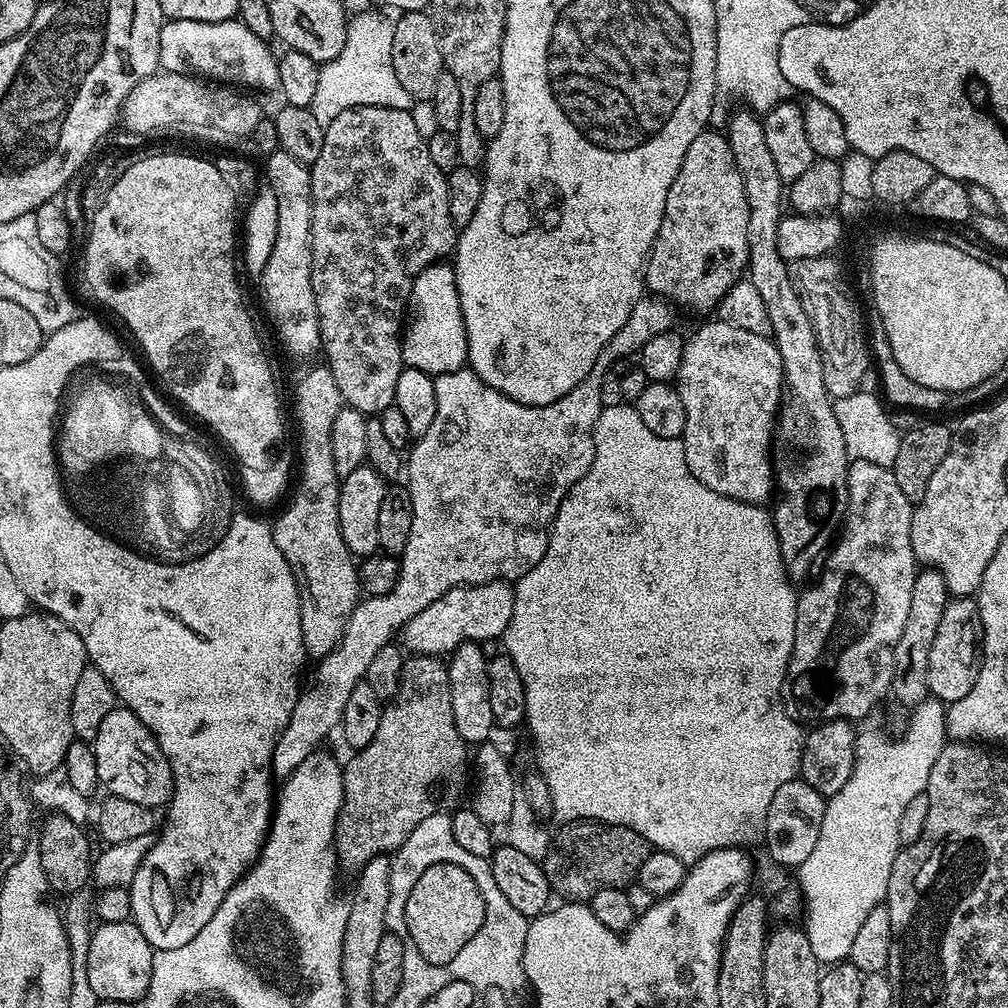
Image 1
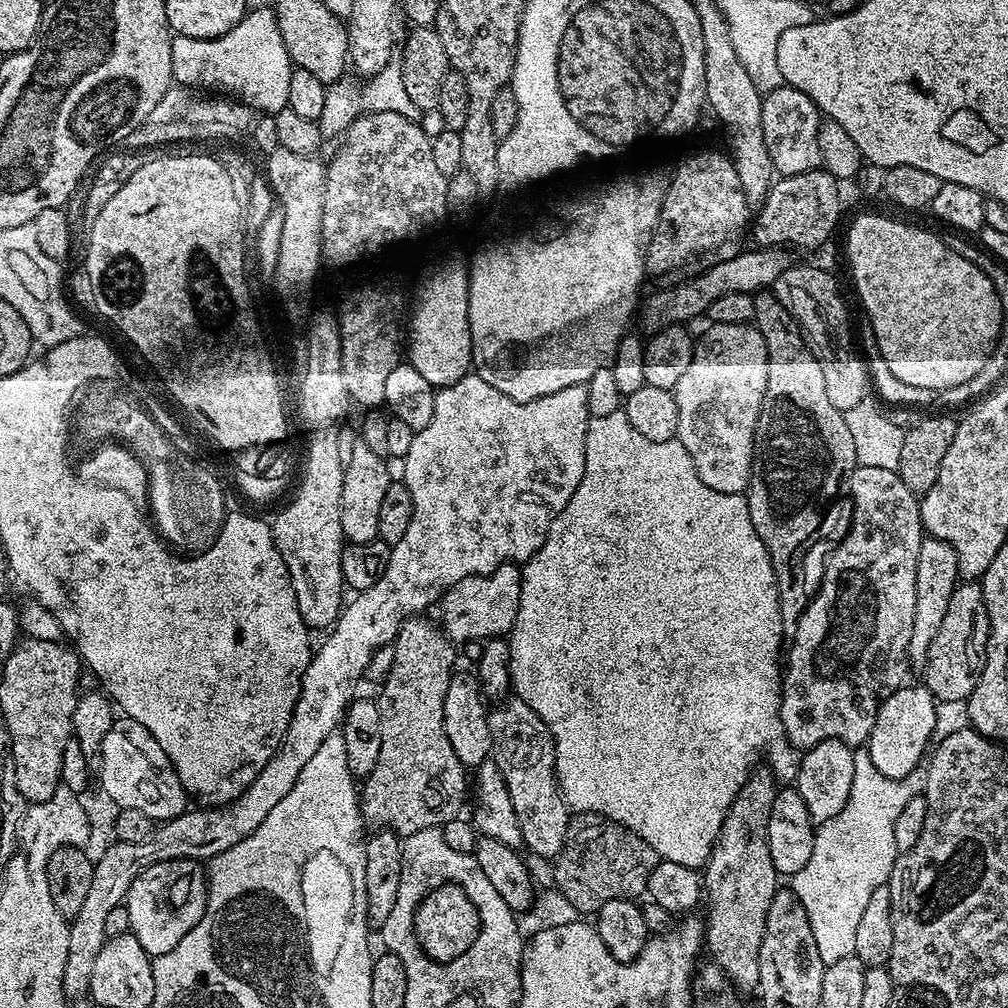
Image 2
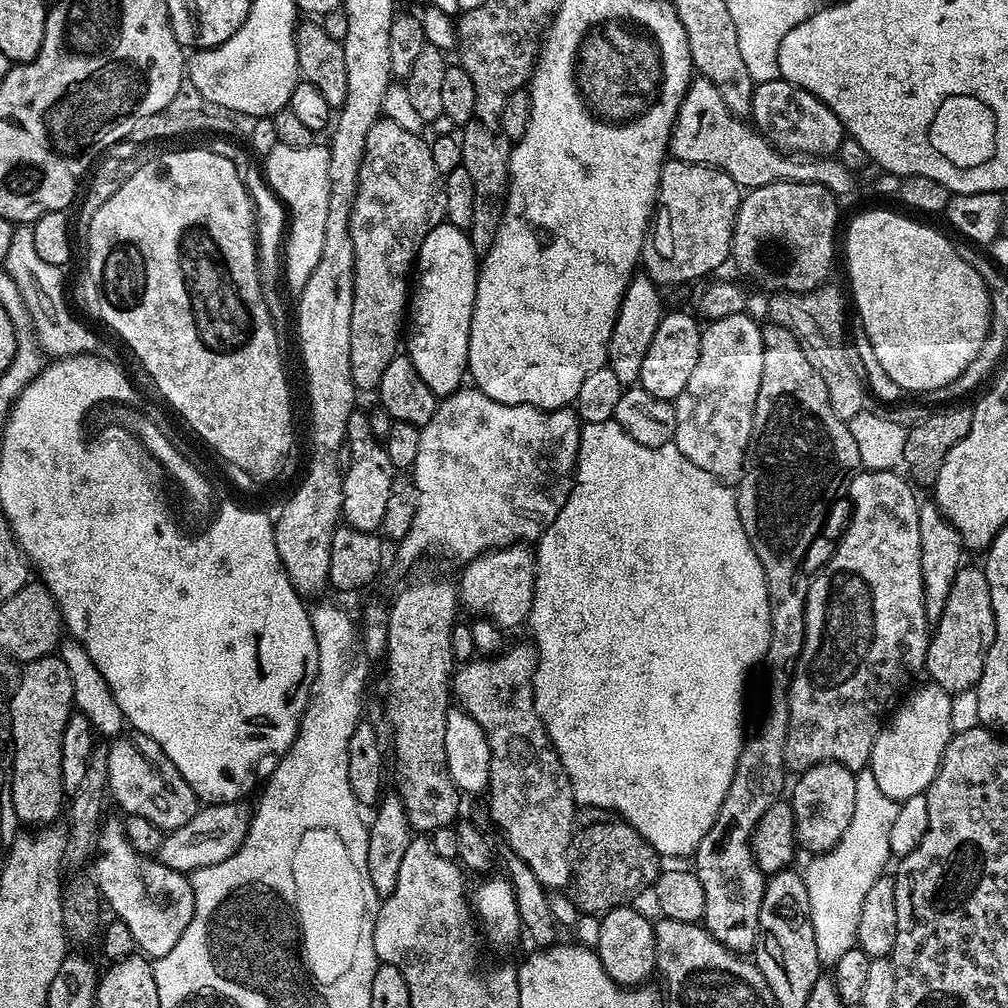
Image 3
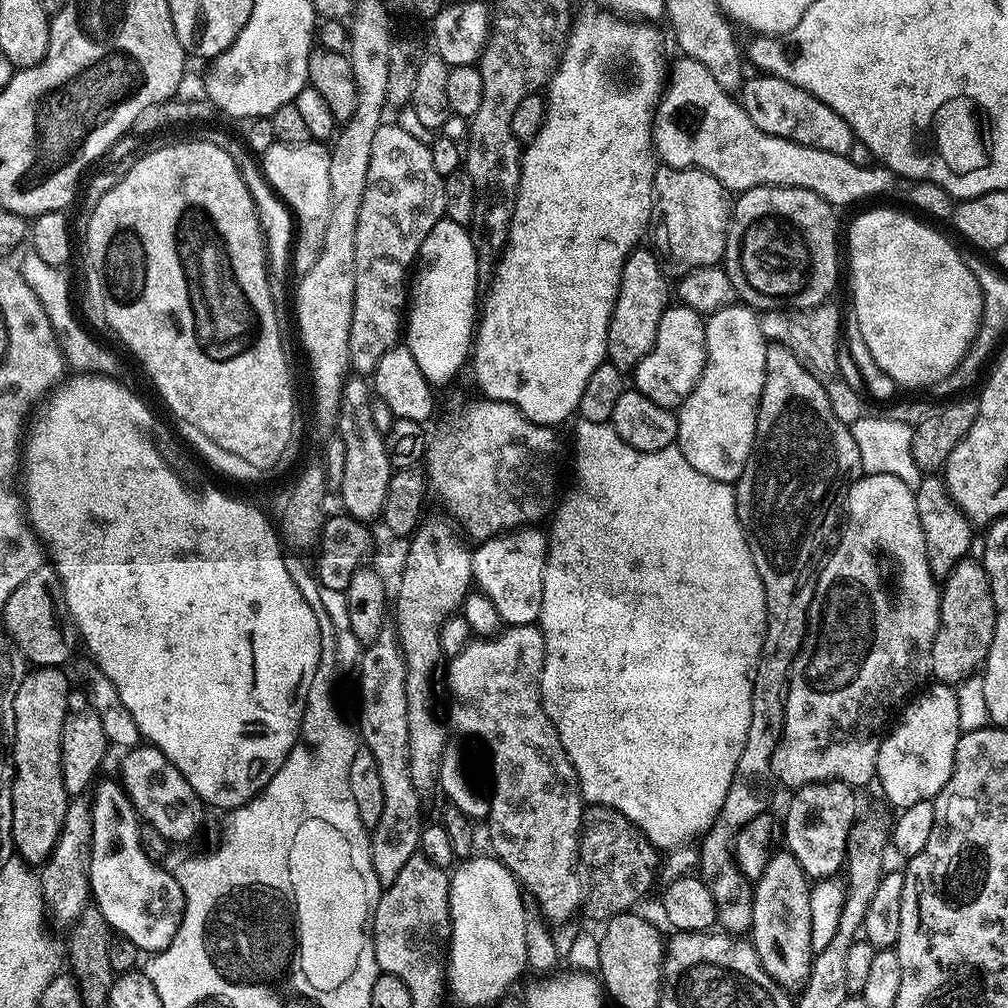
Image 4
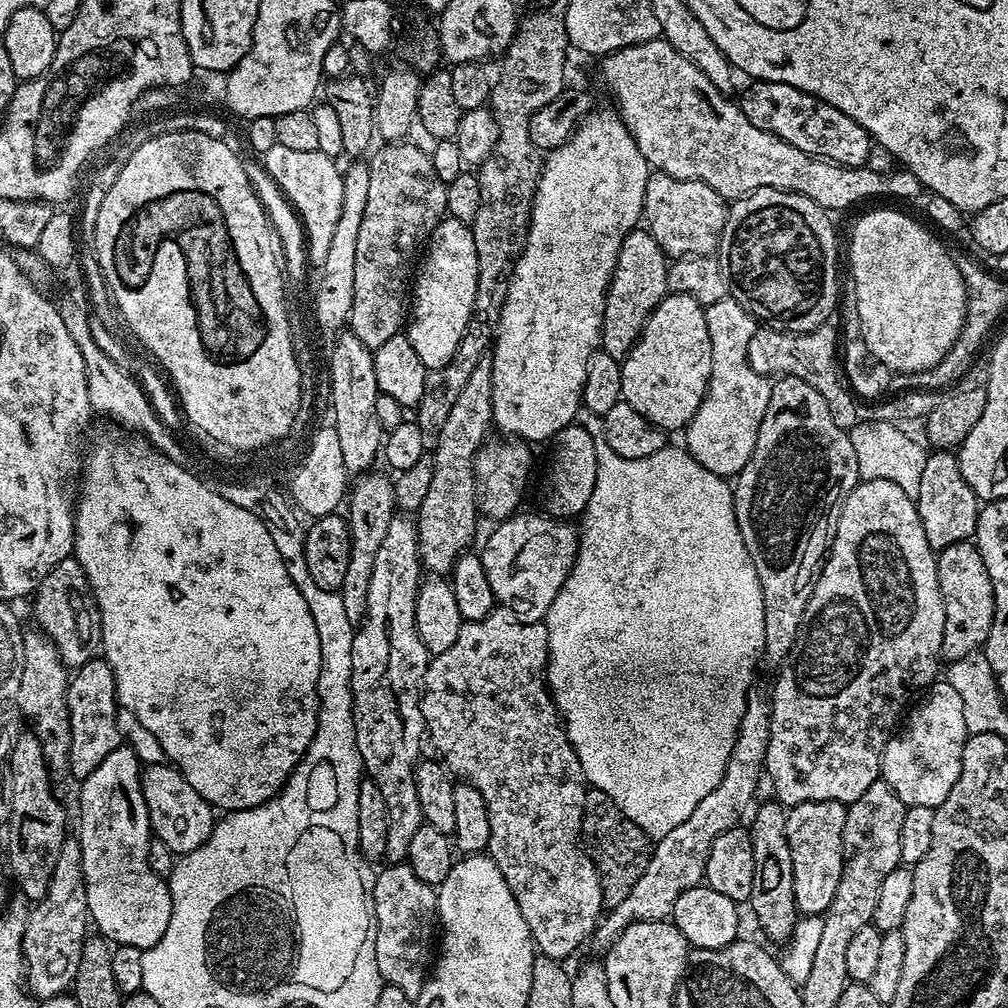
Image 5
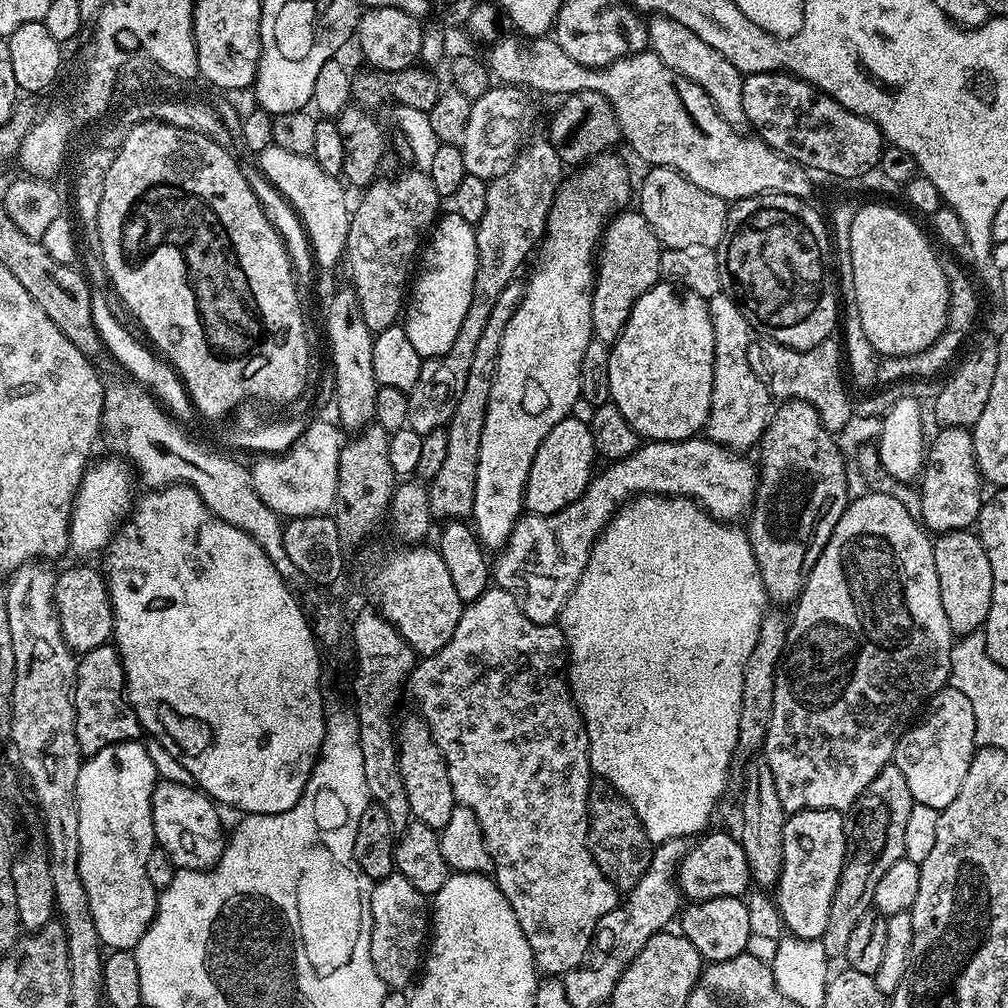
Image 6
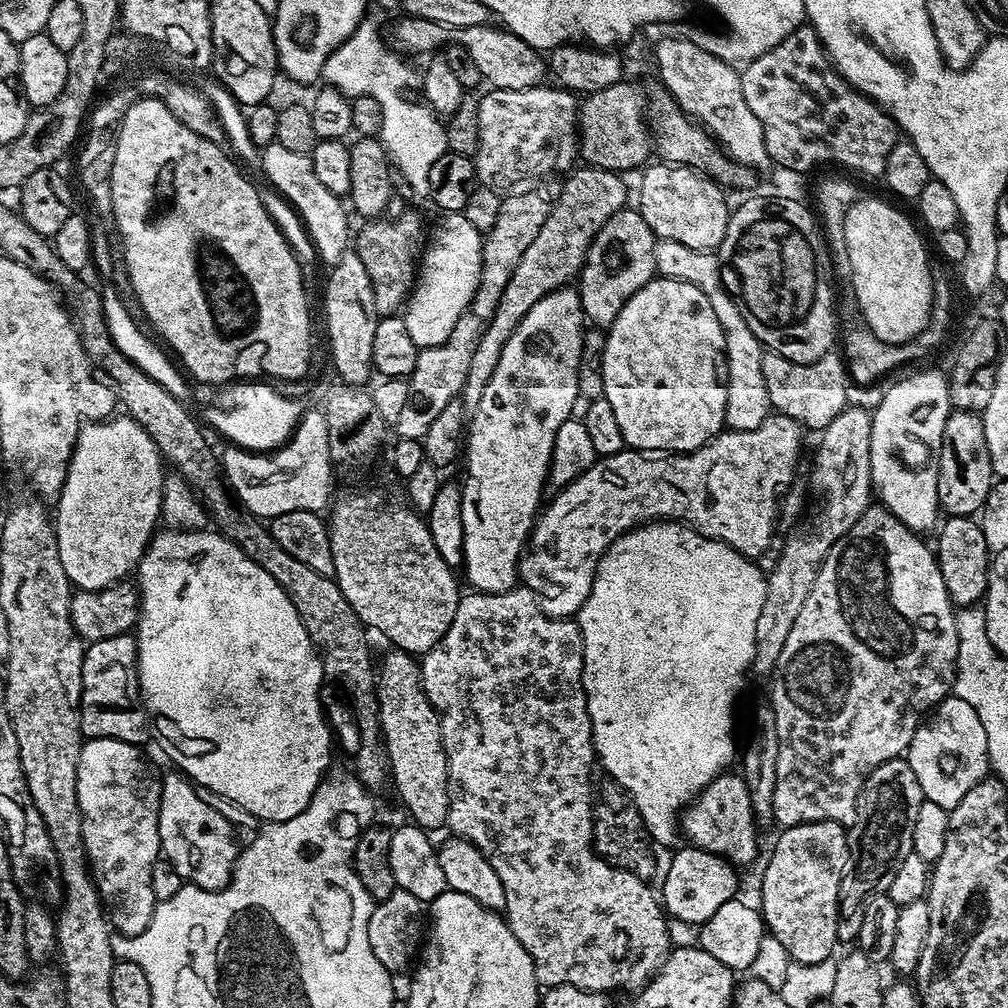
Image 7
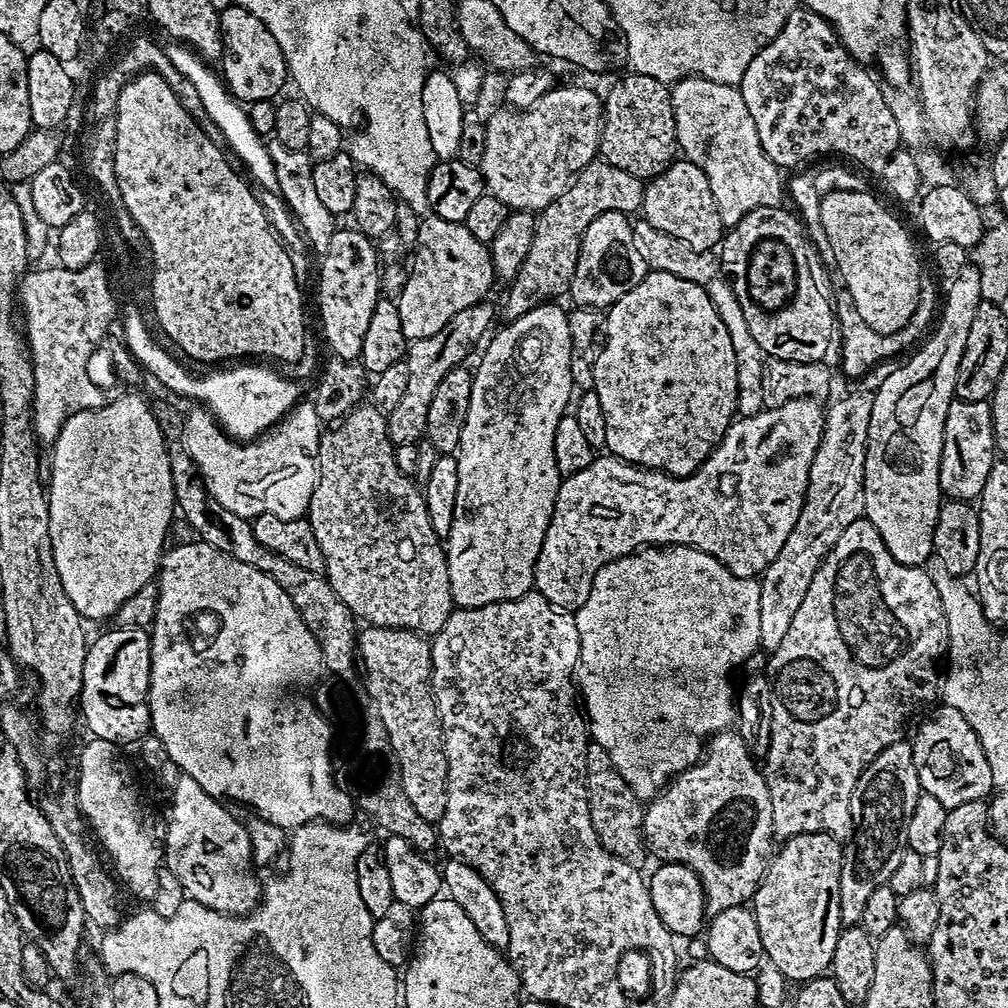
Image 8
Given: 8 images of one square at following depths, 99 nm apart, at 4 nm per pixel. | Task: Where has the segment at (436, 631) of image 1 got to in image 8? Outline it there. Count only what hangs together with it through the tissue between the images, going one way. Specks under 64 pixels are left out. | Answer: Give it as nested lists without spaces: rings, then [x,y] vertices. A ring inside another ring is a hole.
[[[816,398],[791,400],[777,408],[765,407],[764,411],[753,416],[740,416],[733,419],[732,425],[720,439],[720,445],[704,459],[704,465],[691,472],[689,476],[667,476],[665,472],[657,472],[655,468],[640,468],[637,464],[619,460],[611,454],[600,454],[604,456],[597,455],[593,458],[590,466],[586,466],[586,470],[578,470],[572,476],[563,477],[558,498],[554,502],[550,526],[546,530],[546,538],[542,538],[542,550],[536,559],[535,591],[543,594],[556,608],[575,610],[582,606],[582,602],[586,602],[586,598],[590,598],[590,586],[594,586],[594,574],[598,574],[602,566],[606,566],[612,560],[628,556],[631,552],[638,552],[641,548],[670,544],[685,544],[702,550],[718,558],[718,562],[722,562],[722,566],[726,566],[726,570],[730,570],[730,574],[735,576],[759,577],[770,566],[770,562],[778,558],[778,550],[782,550],[782,542],[790,538],[790,530],[794,530],[794,522],[798,522],[798,514],[804,505],[804,495],[810,478],[810,462],[814,462],[814,454],[818,450],[824,429],[825,409],[822,404],[820,408],[820,403],[821,401]]]

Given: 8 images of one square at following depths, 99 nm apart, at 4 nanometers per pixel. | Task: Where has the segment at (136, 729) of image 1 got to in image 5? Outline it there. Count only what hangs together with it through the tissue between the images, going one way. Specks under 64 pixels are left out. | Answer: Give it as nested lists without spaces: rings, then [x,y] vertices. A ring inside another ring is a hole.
[[[171,763],[145,764],[141,774],[141,792],[145,796],[146,810],[149,811],[151,831],[174,854],[183,854],[198,850],[210,838],[214,827],[214,809],[192,783],[185,778],[179,767]]]

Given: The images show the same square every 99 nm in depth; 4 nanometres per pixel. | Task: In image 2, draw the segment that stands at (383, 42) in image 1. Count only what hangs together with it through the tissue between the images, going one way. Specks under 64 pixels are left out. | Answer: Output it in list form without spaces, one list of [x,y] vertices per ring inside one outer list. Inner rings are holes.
[[[393,58],[382,71],[376,72],[366,81],[358,81],[364,84],[348,79],[341,78],[327,87],[325,105],[322,106],[322,114],[317,120],[320,137],[323,141],[339,139],[353,121],[363,113],[396,113],[411,120],[419,121],[421,112],[414,105],[414,102],[407,97],[399,59]]]

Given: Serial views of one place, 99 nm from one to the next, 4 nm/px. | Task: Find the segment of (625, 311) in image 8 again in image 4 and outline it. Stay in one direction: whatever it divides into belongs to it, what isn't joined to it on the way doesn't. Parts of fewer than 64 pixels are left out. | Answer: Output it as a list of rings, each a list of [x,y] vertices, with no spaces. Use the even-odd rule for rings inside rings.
[[[670,306],[658,322],[654,346],[634,370],[635,391],[640,392],[658,406],[669,410],[679,409],[685,398],[694,390],[706,362],[705,321],[701,313],[683,306]]]

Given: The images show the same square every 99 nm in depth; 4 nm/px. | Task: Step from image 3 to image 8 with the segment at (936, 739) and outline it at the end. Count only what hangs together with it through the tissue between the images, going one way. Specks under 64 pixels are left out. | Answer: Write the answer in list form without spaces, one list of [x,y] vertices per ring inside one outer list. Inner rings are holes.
[[[941,703],[933,710],[932,716],[921,722],[916,737],[911,737],[910,743],[921,789],[938,798],[944,808],[957,808],[962,806],[962,802],[984,800],[993,791],[990,762],[986,762],[978,734],[974,734],[970,722],[966,722],[958,710],[946,703]]]

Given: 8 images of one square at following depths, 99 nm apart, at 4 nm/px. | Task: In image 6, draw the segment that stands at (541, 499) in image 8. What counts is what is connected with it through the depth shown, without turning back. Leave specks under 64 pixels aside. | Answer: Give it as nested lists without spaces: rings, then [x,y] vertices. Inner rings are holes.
[[[605,154],[588,161],[579,169],[577,176],[569,175],[560,185],[556,192],[556,197],[552,202],[552,208],[548,211],[548,226],[544,234],[542,243],[538,248],[538,257],[540,261],[536,264],[536,269],[532,272],[532,277],[526,280],[524,284],[524,297],[514,310],[514,318],[506,326],[506,334],[502,334],[502,350],[498,354],[498,366],[496,367],[496,381],[492,384],[490,390],[490,406],[486,410],[486,426],[482,426],[482,446],[478,450],[478,474],[474,482],[474,506],[470,517],[474,525],[477,540],[488,550],[499,550],[503,548],[504,543],[510,538],[512,527],[522,515],[524,506],[524,487],[526,478],[530,474],[530,462],[534,462],[534,454],[538,454],[538,446],[558,422],[562,422],[573,411],[572,408],[580,400],[580,371],[582,370],[582,354],[586,354],[586,346],[594,338],[592,335],[592,319],[590,318],[590,306],[592,305],[592,291],[596,285],[596,264],[594,261],[598,256],[598,245],[603,237],[604,229],[607,228],[609,221],[625,207],[628,200],[628,168],[619,160],[616,154]]]

